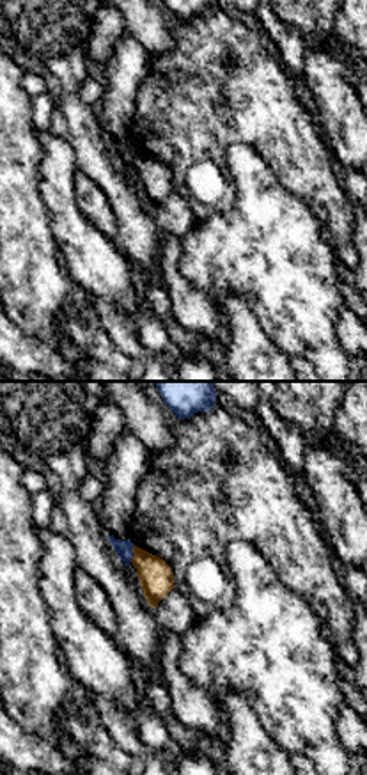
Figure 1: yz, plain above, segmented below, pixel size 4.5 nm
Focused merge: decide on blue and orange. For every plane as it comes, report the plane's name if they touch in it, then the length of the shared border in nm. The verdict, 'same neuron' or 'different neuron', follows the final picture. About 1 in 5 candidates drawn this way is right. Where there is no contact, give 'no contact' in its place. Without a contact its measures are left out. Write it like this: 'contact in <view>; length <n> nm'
contact in yz; length 80 nm

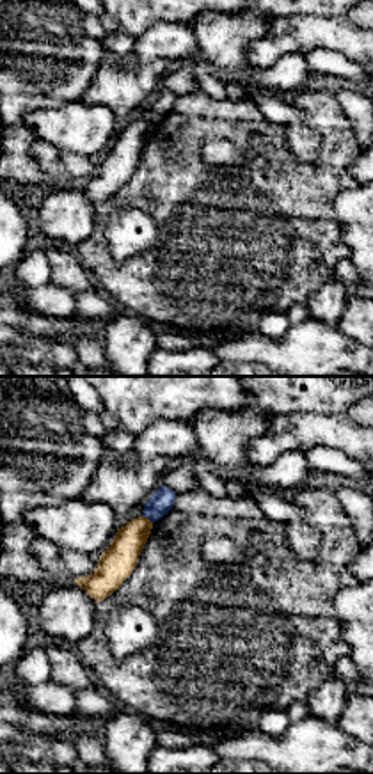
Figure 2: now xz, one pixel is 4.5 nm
contact in xz; length 60 nm

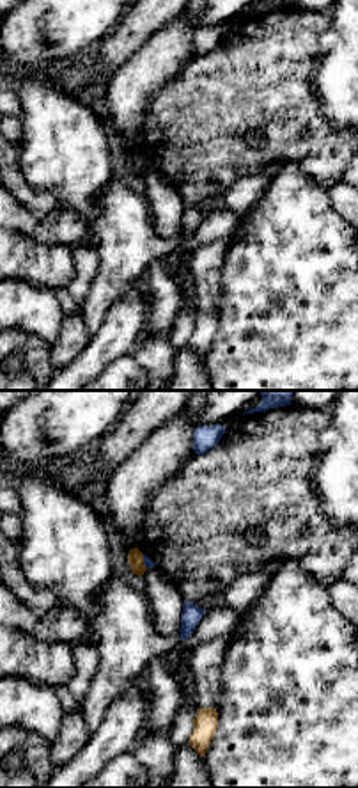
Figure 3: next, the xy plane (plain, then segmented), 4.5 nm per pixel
contact in xy; length 80 nm

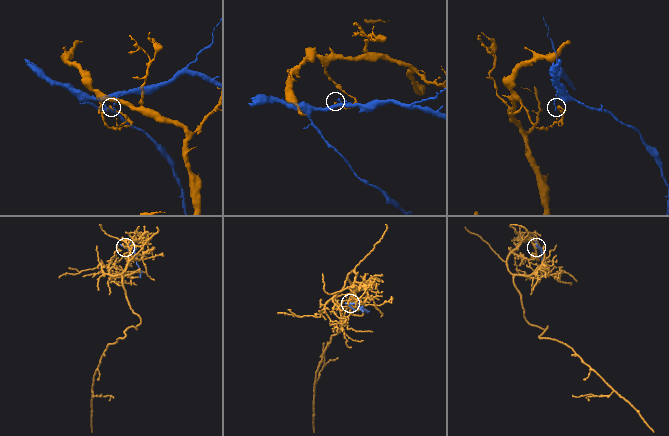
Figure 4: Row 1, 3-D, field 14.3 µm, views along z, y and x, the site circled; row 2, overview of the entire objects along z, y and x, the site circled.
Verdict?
different neuron

